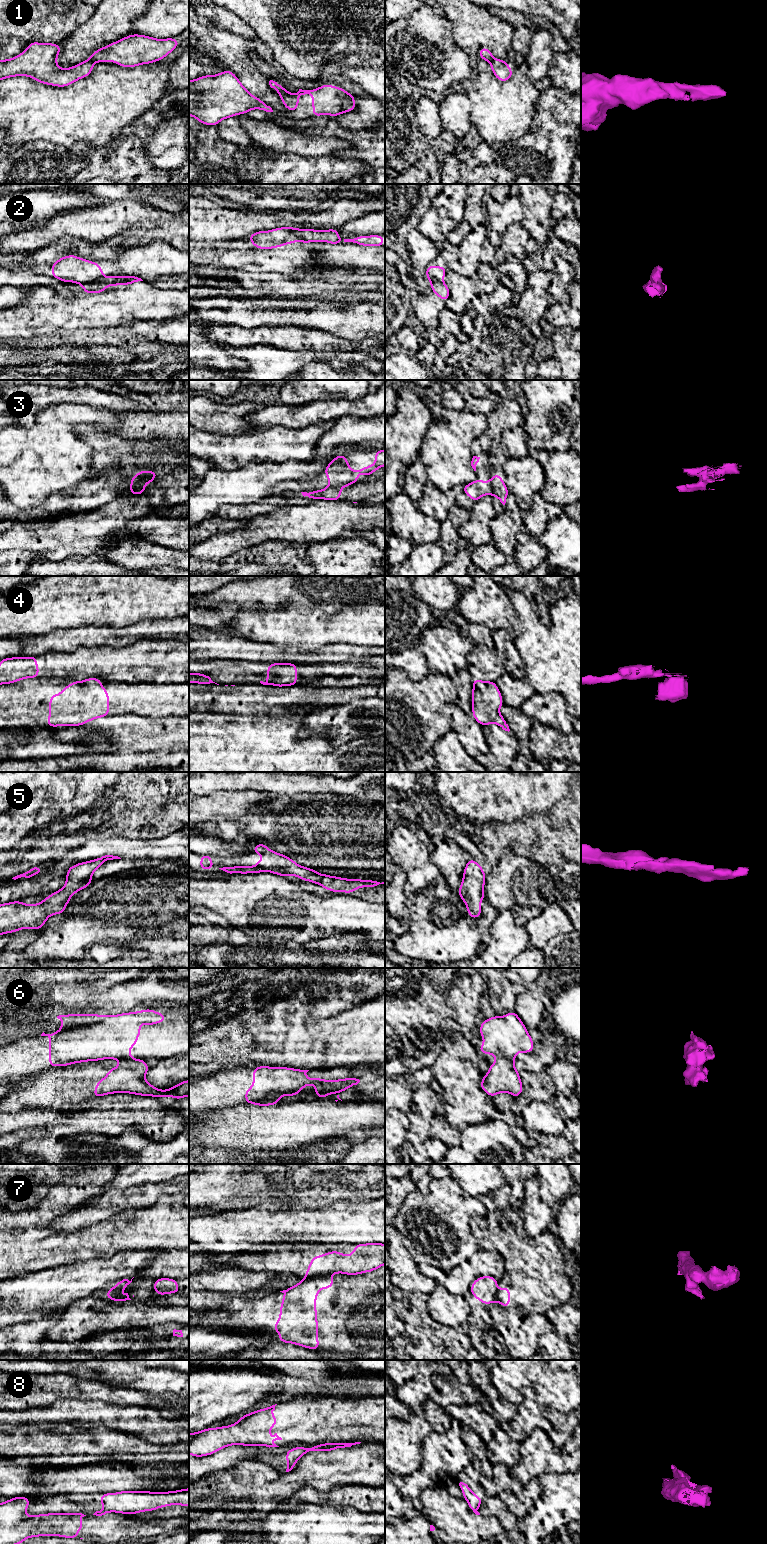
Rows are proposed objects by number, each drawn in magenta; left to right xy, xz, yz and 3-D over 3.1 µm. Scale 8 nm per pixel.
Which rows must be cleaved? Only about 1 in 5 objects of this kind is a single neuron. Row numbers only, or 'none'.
2, 3, 4, 6, 7, 8

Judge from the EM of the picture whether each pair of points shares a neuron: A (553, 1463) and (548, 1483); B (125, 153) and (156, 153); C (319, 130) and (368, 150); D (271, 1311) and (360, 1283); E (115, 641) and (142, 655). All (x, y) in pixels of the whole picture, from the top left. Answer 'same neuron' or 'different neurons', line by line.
A: different neurons
B: different neurons
C: same neuron
D: same neuron
E: different neurons

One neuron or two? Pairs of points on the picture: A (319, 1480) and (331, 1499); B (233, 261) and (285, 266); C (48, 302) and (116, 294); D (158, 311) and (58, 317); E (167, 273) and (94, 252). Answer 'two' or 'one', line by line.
A: two
B: one
C: one
D: one
E: two

